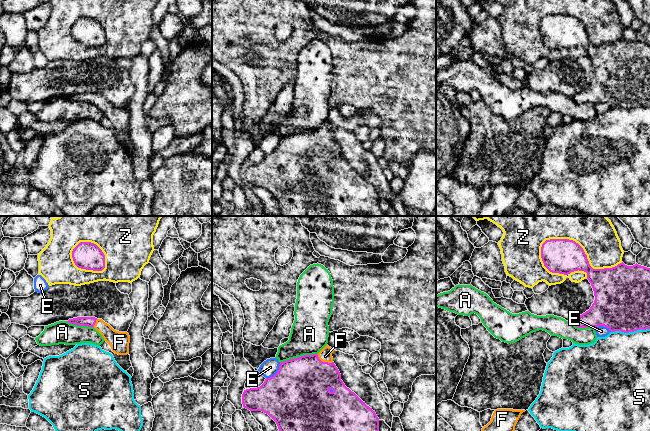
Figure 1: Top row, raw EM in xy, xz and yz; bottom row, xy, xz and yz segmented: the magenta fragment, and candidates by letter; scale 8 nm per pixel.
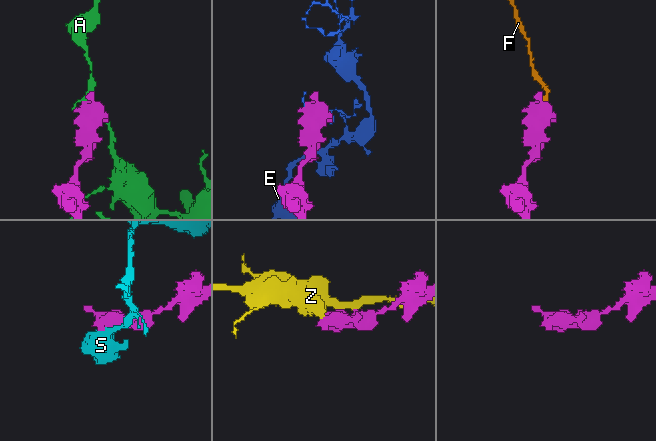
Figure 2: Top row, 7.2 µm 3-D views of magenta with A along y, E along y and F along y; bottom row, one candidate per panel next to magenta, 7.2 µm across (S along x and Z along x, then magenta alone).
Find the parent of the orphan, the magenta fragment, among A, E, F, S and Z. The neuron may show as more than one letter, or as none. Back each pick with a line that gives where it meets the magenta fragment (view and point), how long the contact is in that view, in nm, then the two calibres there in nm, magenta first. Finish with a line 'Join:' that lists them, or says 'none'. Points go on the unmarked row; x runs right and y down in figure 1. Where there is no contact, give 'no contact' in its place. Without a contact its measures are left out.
F: meets magenta in xz at (324, 138); contact 140 nm long; 440 nm thick on the magenta side, 110 nm on the other
Join: F

